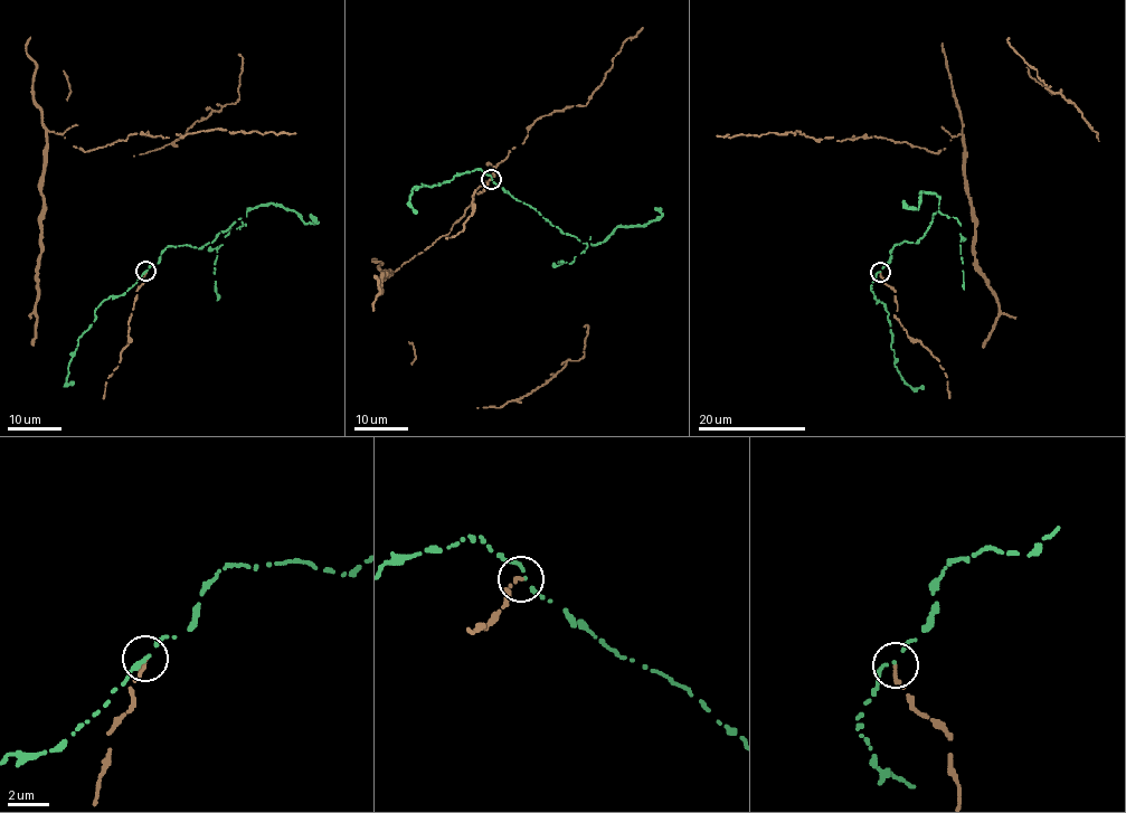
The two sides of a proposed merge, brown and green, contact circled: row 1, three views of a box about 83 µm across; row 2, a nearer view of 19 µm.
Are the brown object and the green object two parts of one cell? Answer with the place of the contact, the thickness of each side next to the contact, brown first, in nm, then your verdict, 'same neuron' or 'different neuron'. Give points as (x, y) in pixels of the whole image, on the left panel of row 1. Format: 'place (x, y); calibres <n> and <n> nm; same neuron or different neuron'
place (145, 271); calibres 190 and 110 nm; different neuron

